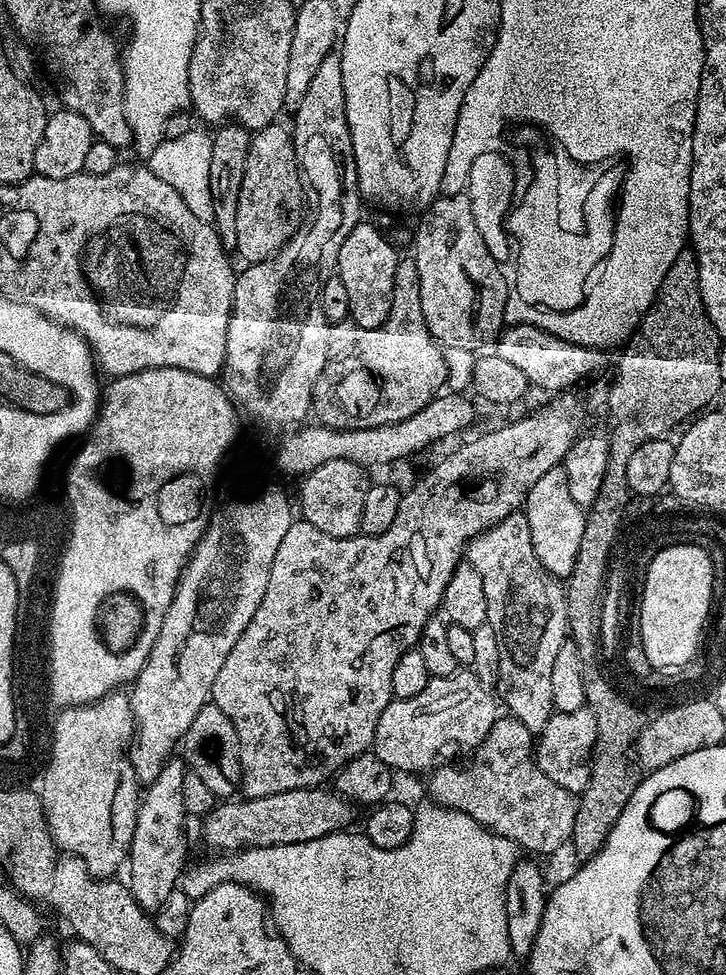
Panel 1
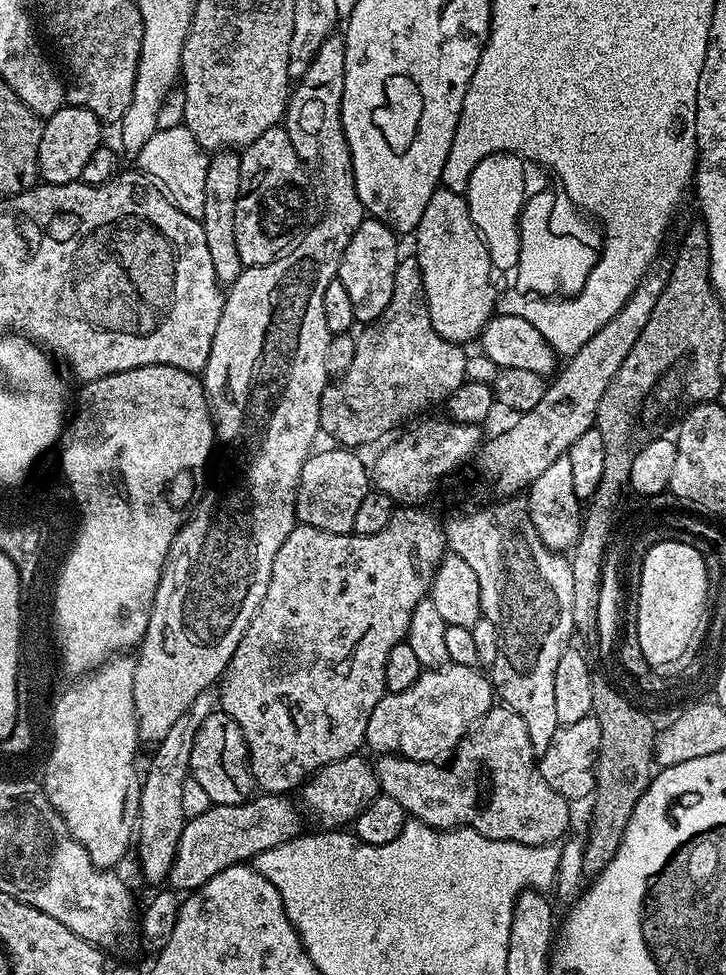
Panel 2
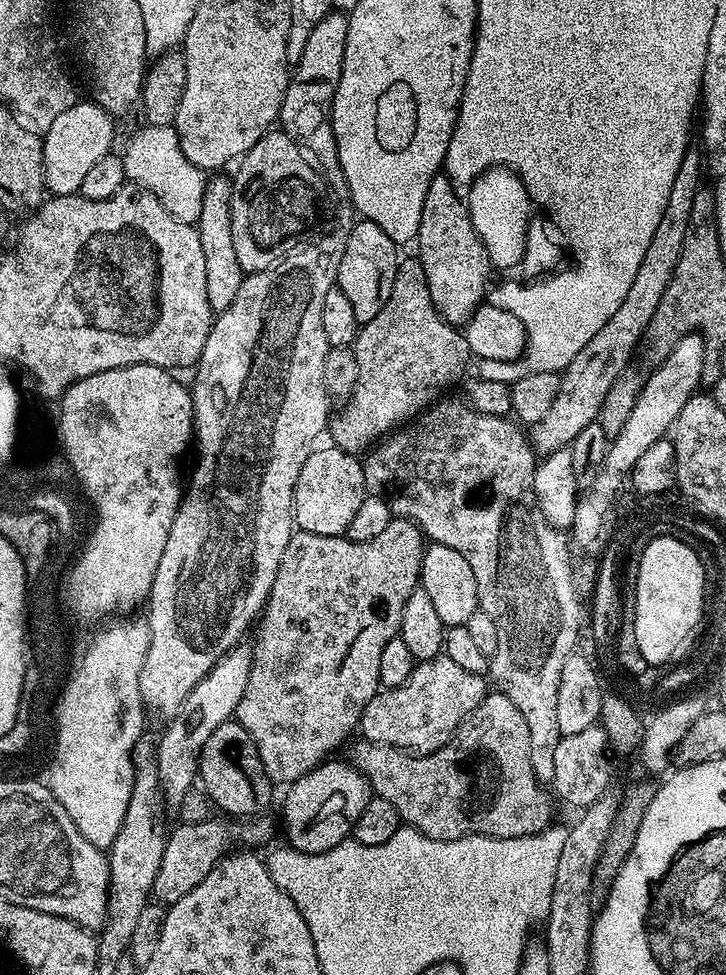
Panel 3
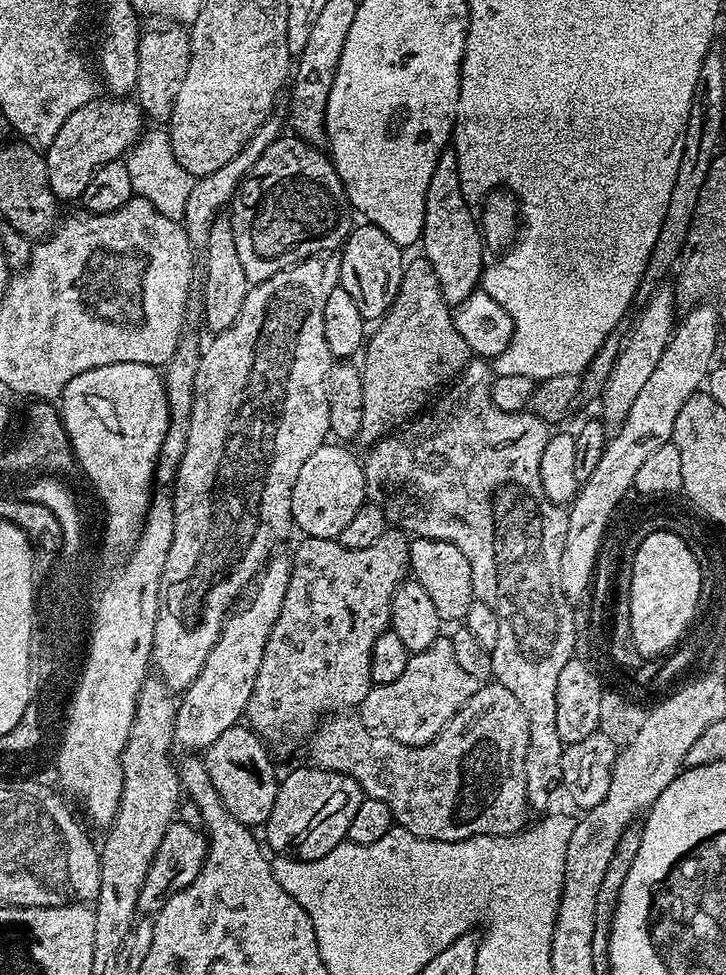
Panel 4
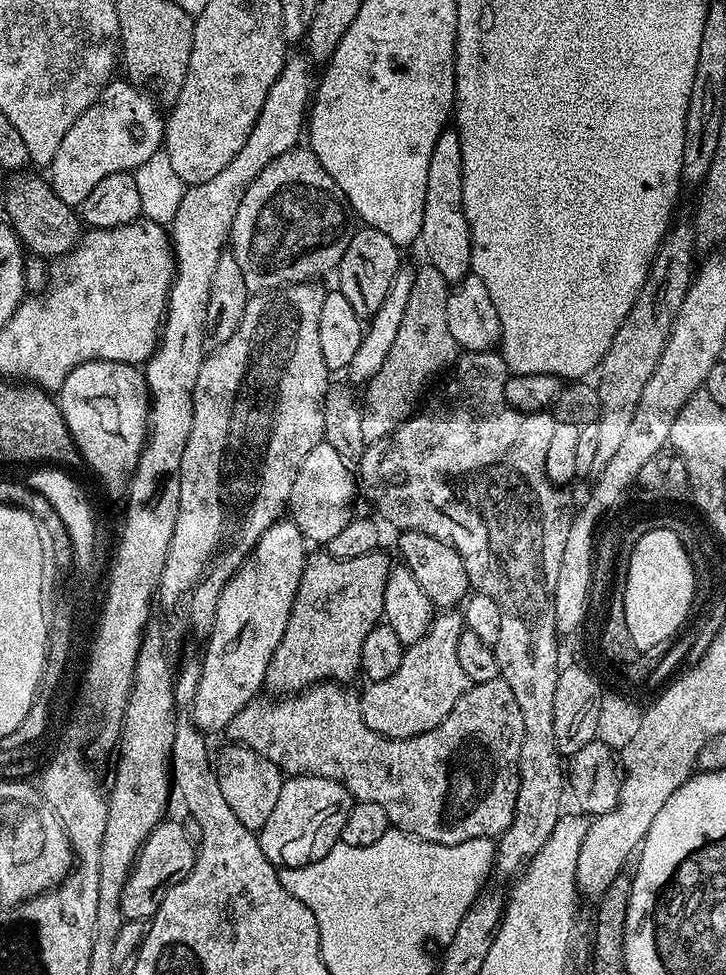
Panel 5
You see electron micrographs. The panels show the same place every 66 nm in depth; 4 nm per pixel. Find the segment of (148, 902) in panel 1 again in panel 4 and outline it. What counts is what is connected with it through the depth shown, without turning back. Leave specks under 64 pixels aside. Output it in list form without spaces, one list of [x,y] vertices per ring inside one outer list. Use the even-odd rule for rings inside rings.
[[[273,555],[251,585],[252,597],[248,601],[245,599],[225,620],[222,634],[218,638],[214,650],[210,650],[210,658],[206,658],[198,678],[194,678],[191,686],[185,688],[179,697],[176,706],[176,721],[174,722],[174,738],[177,749],[185,748],[183,751],[188,754],[207,749],[208,745],[215,742],[224,731],[241,723],[242,717],[248,711],[250,694],[254,694],[254,682],[258,678],[258,666],[262,666],[262,654],[266,642],[270,638],[270,630],[274,630],[274,622],[278,622],[278,610],[282,610],[282,598],[286,598],[291,573],[291,559],[287,555]]]

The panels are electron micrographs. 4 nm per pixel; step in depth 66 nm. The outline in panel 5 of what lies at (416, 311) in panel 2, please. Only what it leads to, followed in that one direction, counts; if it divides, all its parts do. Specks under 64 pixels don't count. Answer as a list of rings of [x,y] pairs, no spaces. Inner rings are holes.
[[[426,262],[422,266],[418,270],[418,295],[414,300],[415,307],[420,307],[420,316],[415,316],[411,311],[402,314],[402,326],[398,326],[398,334],[394,334],[394,346],[390,346],[386,362],[382,362],[378,374],[366,381],[365,388],[368,389],[364,396],[362,392],[362,438],[366,442],[386,438],[413,415],[421,403],[420,395],[424,387],[438,374],[444,370],[446,372],[460,354],[447,325],[449,281],[432,264]]]

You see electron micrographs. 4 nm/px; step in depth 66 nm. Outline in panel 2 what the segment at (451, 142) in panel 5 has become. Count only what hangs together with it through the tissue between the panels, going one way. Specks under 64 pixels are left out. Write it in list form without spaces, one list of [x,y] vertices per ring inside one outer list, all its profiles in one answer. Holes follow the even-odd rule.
[[[443,186],[437,188],[434,194],[430,194],[430,202],[426,202],[426,210],[422,214],[422,222],[418,222],[414,239],[416,239],[416,264],[420,267],[419,283],[424,289],[426,306],[429,307],[430,322],[433,323],[434,330],[452,344],[464,346],[467,345],[467,340],[475,341],[497,311],[496,284],[492,281],[494,269],[490,254],[479,230],[471,221],[465,197]]]

